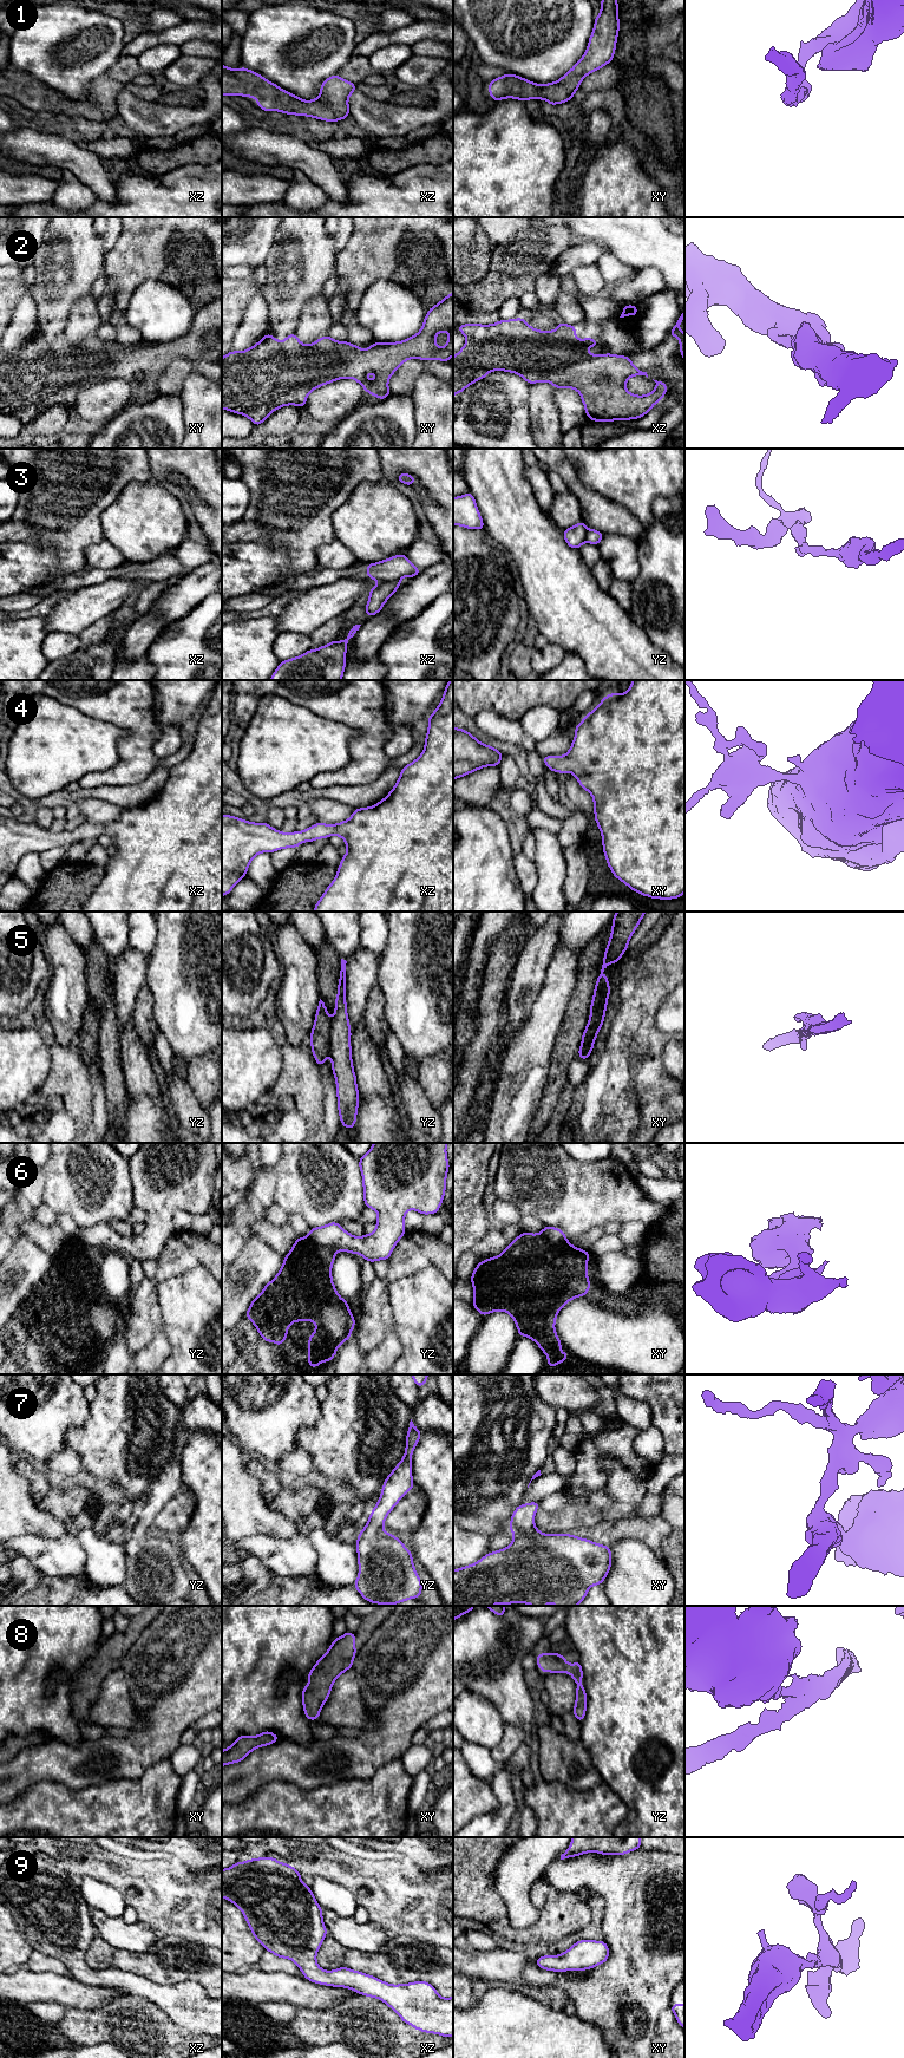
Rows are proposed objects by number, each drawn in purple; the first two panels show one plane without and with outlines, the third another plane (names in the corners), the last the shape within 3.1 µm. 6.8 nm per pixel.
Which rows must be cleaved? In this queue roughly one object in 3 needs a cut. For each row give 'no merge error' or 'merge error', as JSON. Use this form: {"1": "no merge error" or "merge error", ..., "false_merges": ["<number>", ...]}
{"1": "no merge error", "2": "no merge error", "3": "merge error", "4": "no merge error", "5": "merge error", "6": "merge error", "7": "no merge error", "8": "no merge error", "9": "no merge error", "false_merges": ["3", "5", "6"]}

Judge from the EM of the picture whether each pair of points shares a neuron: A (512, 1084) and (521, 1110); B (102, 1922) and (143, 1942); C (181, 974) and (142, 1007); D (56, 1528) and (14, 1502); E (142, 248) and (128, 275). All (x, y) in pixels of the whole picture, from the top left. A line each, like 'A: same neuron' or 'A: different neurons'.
A: same neuron
B: same neuron
C: different neurons
D: same neuron
E: same neuron

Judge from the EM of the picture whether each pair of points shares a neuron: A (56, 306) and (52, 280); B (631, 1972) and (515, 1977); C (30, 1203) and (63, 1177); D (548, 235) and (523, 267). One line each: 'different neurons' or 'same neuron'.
A: same neuron
B: different neurons
C: different neurons
D: same neuron

